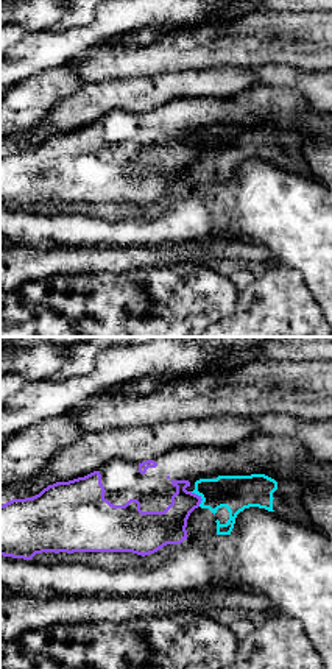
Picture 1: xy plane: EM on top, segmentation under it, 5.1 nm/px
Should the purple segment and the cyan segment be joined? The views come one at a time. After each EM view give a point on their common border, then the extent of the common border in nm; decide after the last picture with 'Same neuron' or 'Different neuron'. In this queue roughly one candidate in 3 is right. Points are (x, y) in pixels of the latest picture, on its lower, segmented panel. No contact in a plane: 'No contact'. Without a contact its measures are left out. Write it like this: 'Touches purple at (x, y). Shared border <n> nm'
Touches purple at (200, 498). Shared border 90 nm

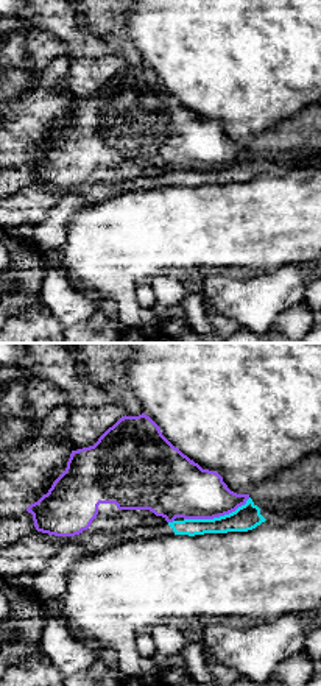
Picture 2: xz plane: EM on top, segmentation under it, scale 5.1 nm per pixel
Touches purple at (217, 516). Shared border 360 nm

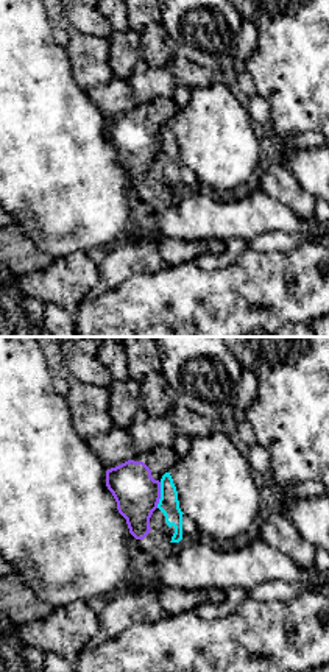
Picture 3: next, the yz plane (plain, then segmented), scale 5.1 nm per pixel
Touches purple at (159, 495). Shared border 140 nm

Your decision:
Different neuron

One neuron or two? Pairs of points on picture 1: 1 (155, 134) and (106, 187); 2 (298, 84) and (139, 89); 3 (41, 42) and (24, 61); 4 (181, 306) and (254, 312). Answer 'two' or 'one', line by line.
1: one
2: one
3: one
4: two

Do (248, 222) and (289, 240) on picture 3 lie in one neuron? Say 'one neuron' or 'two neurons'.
one neuron

